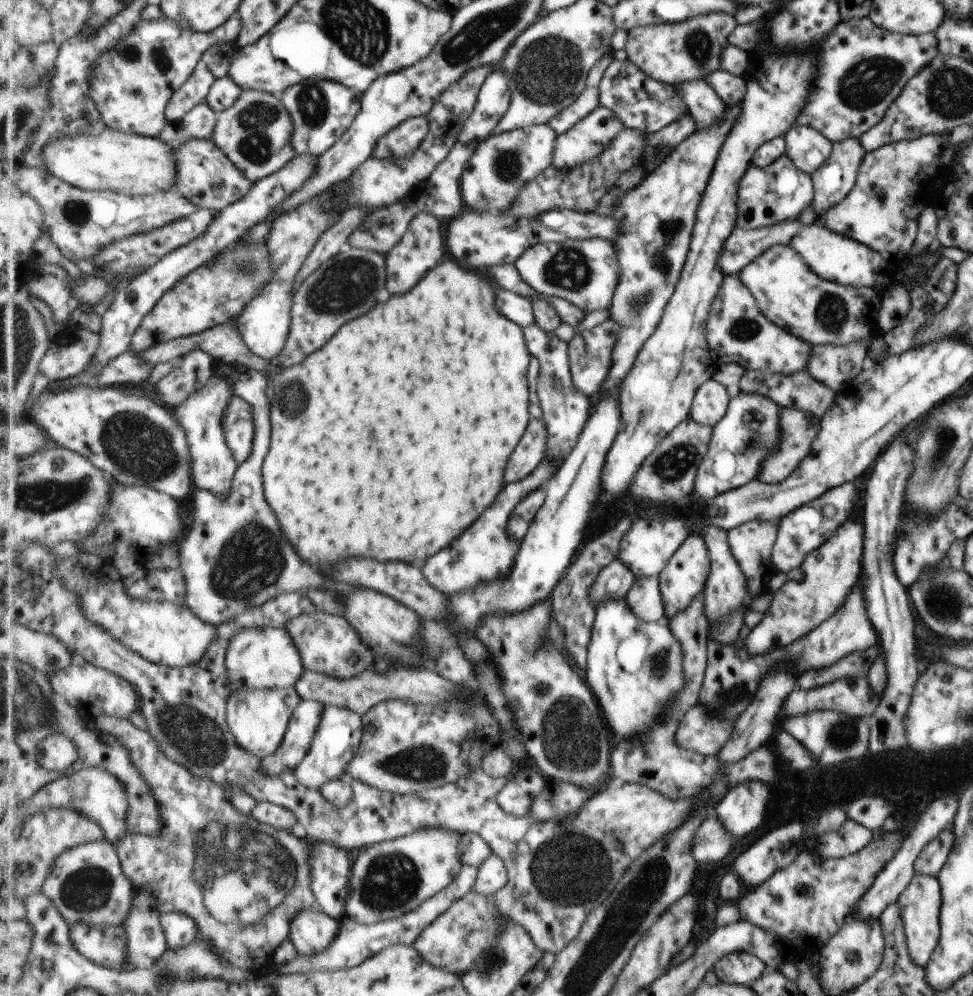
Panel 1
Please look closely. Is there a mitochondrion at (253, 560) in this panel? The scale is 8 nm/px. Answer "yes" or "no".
yes

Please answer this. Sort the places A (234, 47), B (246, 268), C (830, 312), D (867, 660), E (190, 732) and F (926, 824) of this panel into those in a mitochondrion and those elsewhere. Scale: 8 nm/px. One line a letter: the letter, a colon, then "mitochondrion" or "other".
A: other
B: mitochondrion
C: mitochondrion
D: other
E: mitochondrion
F: other

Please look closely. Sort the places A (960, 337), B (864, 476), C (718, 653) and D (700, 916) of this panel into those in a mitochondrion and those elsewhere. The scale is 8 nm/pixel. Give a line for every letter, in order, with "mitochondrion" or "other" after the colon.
A: other
B: other
C: other
D: other

